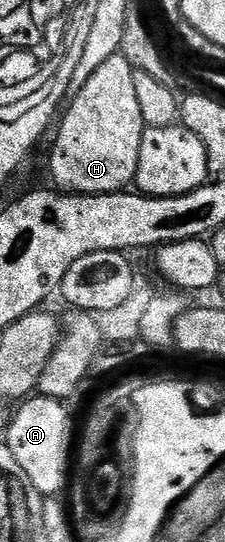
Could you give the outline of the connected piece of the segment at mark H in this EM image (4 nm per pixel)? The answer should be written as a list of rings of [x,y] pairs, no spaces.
[[[121,52],[112,56],[93,74],[88,84],[69,99],[60,121],[58,135],[50,150],[50,178],[55,187],[64,194],[117,194],[133,183],[136,168],[140,164],[140,140],[147,124],[140,116],[140,103],[136,97],[135,68]]]

